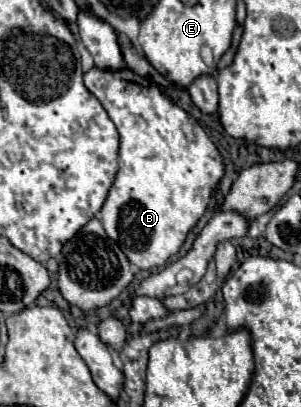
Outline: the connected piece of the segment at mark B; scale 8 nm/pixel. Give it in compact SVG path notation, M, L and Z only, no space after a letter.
M92 68L92 70L88 70L88 72L84 74L84 86L88 88L88 92L90 92L92 96L98 98L98 102L104 106L104 110L108 112L110 120L114 122L114 126L116 126L116 130L118 130L118 134L120 134L118 172L116 172L114 184L112 184L112 188L110 188L110 192L108 192L108 198L106 198L102 210L100 210L100 220L102 220L102 224L104 224L104 230L106 230L106 234L122 248L122 252L128 256L128 260L130 260L132 264L136 264L138 268L150 270L150 268L164 266L170 256L178 254L178 250L182 248L182 244L184 244L184 240L186 240L186 234L190 232L192 226L196 226L196 222L198 222L200 216L204 214L204 210L206 210L206 206L208 206L208 200L210 200L210 192L212 192L214 186L222 180L222 176L224 176L222 156L220 156L220 152L216 150L216 146L212 144L212 140L208 138L208 134L204 132L204 128L198 124L196 118L192 118L184 108L176 106L170 98L166 98L166 96L160 92L158 84L136 76L136 74L130 72L128 68L122 68L122 70L100 70L100 68Z

